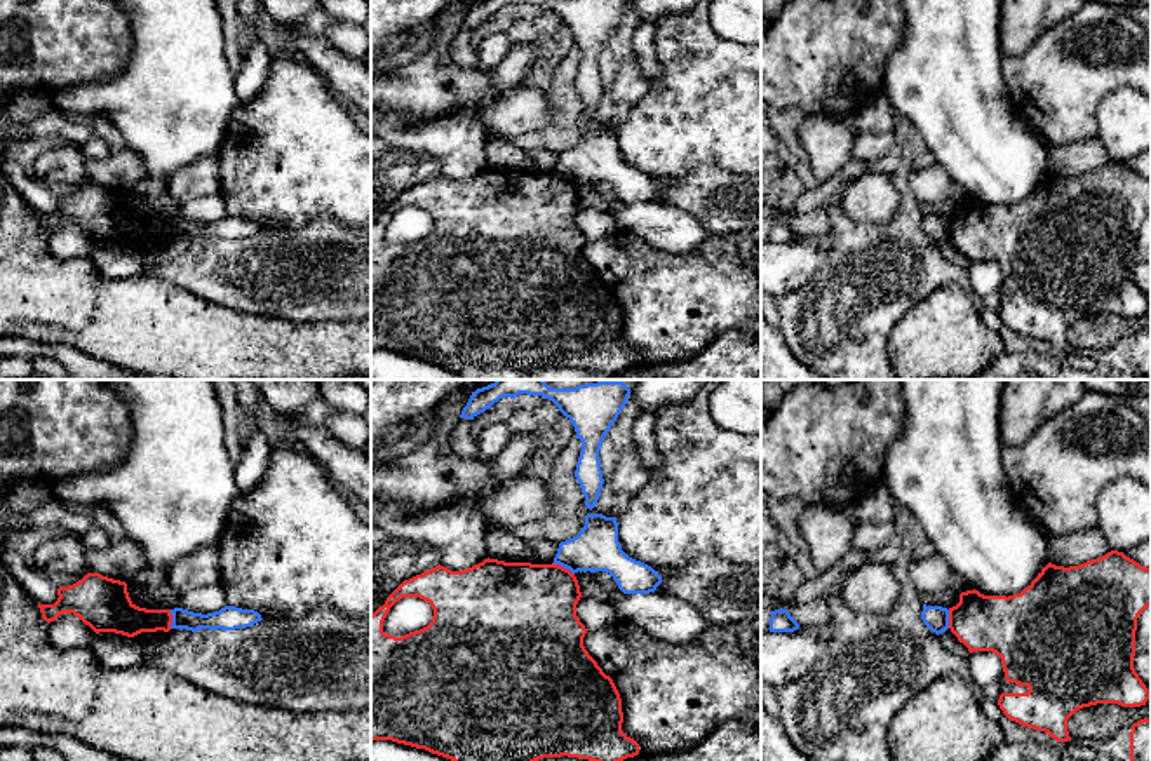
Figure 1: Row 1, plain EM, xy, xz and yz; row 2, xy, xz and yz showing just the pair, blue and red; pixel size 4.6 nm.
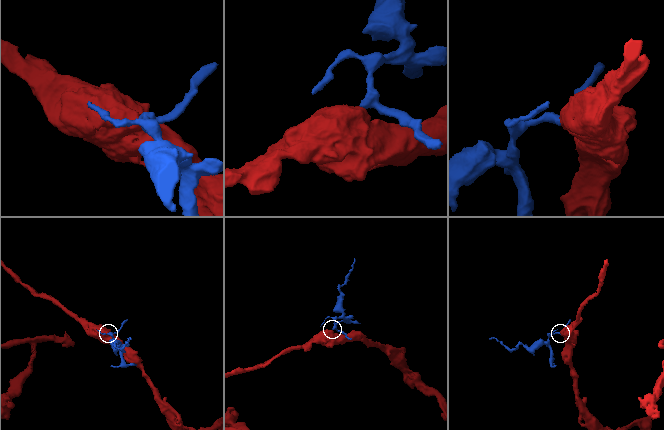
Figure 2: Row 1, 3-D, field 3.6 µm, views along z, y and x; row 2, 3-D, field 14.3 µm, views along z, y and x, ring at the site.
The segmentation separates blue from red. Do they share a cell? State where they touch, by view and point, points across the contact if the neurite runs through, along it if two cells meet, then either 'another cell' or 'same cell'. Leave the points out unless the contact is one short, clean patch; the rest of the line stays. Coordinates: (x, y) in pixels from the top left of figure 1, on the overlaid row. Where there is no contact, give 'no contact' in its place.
meets blue in xz at (563, 566); border along xz (552, 563), (558, 563), (573, 575); another cell

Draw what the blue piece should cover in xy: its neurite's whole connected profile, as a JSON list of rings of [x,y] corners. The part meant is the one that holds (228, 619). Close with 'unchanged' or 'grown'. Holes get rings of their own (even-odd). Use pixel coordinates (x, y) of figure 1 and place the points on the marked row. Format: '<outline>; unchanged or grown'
[[[225,606],[219,611],[214,613],[193,613],[183,608],[171,609],[172,623],[171,629],[186,629],[192,632],[197,632],[200,629],[209,630],[235,630],[235,629],[246,629],[258,622],[261,622],[261,615],[254,609],[242,609],[235,606]]]; unchanged

